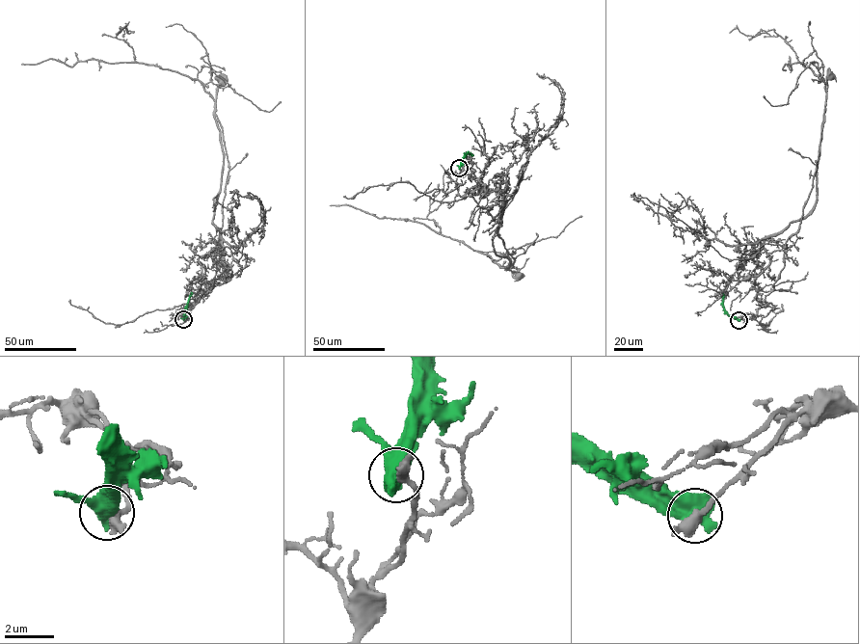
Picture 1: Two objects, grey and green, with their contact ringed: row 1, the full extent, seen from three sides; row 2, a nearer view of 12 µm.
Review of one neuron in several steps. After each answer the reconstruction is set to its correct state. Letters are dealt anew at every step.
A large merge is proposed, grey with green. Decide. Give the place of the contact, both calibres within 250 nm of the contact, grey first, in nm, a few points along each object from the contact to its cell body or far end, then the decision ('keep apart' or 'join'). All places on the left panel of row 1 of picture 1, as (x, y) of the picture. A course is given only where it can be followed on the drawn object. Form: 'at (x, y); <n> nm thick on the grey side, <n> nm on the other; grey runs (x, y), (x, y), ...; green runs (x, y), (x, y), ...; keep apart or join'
at (183, 319); 360 nm thick on the grey side, 900 nm on the other; grey runs (184, 319), (182, 308), (211, 285), (223, 242), (228, 167), (215, 114), (217, 89), (223, 81); green runs (183, 319), (191, 292); keep apart

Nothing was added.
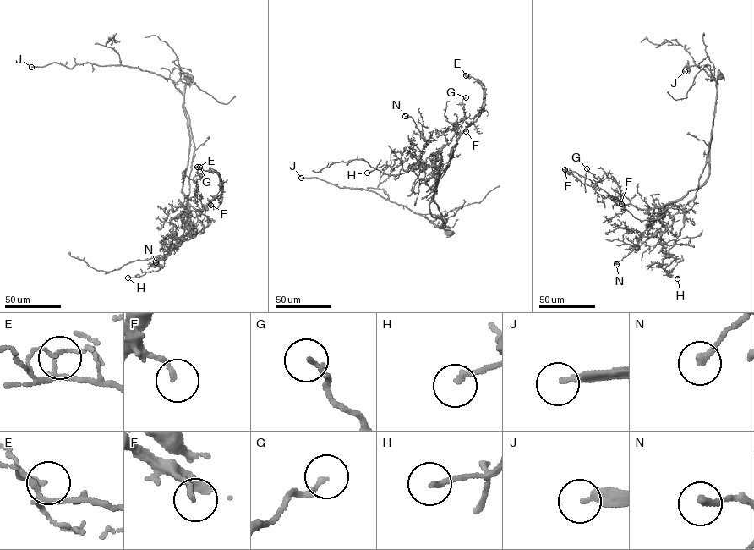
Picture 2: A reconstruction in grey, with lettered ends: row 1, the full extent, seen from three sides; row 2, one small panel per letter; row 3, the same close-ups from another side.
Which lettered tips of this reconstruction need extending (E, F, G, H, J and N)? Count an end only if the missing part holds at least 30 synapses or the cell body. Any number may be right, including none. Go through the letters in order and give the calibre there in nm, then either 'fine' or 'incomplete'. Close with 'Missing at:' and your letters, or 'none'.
E: 80 nm thick; fine
F: 140 nm thick; fine
G: 160 nm thick; fine
H: 180 nm thick; fine
J: 240 nm thick; incomplete
N: 240 nm thick; fine
Missing at: J

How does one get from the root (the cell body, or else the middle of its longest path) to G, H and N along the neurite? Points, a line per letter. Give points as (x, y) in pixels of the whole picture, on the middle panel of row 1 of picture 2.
G: (450, 233), (440, 227), (443, 221), (432, 216), (429, 205), (456, 145), (455, 124), (464, 116), (466, 97)
H: (450, 233), (441, 227), (447, 219), (434, 200), (436, 192), (413, 171), (404, 170), (403, 161), (367, 173)
N: (450, 233), (431, 214), (439, 175), (419, 163), (426, 140), (405, 116)

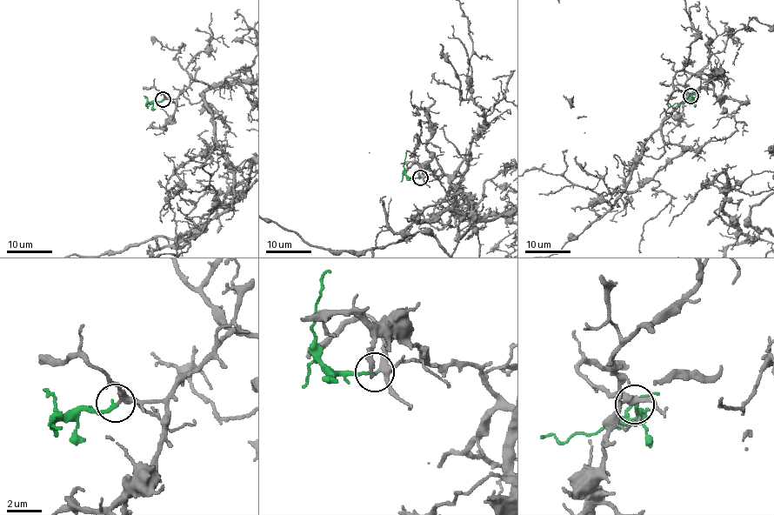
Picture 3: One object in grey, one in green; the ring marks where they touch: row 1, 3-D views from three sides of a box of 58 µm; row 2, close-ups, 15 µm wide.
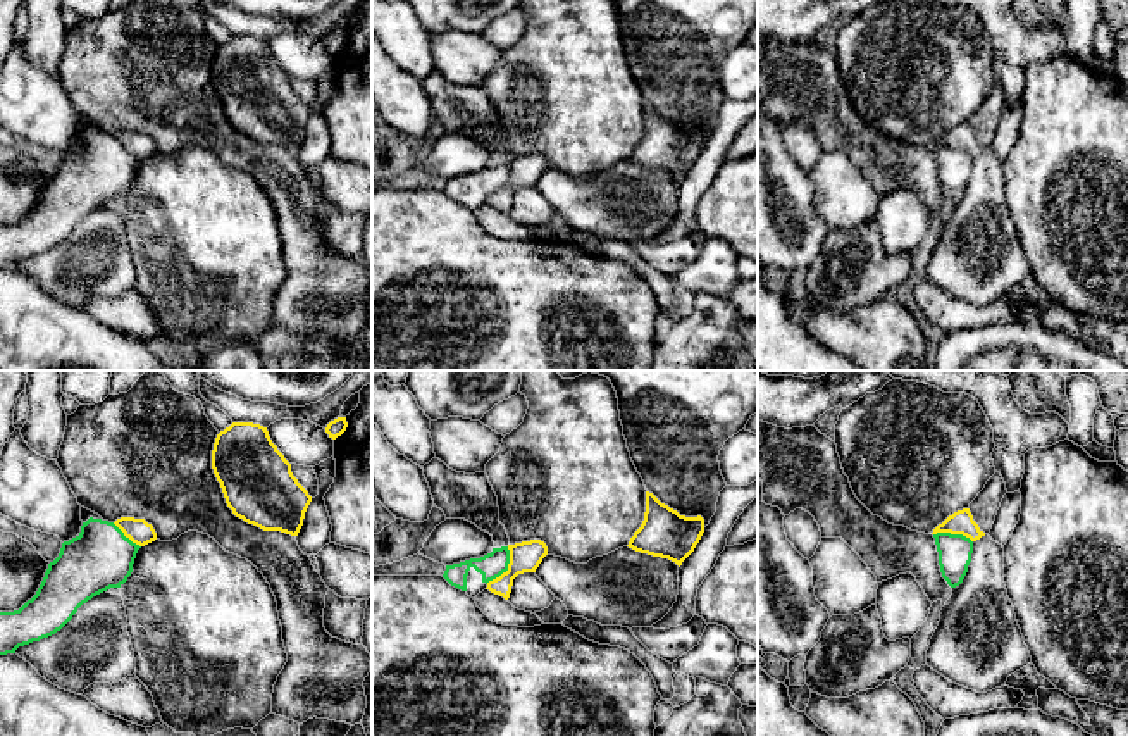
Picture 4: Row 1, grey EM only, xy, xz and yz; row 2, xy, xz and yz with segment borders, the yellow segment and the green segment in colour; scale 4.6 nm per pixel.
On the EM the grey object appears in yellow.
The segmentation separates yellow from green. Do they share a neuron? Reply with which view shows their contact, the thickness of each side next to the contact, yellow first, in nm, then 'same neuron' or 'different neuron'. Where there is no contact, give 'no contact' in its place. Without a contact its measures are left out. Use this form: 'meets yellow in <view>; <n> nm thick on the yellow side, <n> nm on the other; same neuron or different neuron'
meets yellow in xz; 140 nm thick on the yellow side, 120 nm on the other; different neuron

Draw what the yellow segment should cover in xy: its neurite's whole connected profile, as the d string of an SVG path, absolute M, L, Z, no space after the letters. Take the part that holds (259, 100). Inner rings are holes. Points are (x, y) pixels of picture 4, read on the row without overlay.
M232 36L215 52L212 83L232 128L263 145L298 150L312 115L267 41Z

